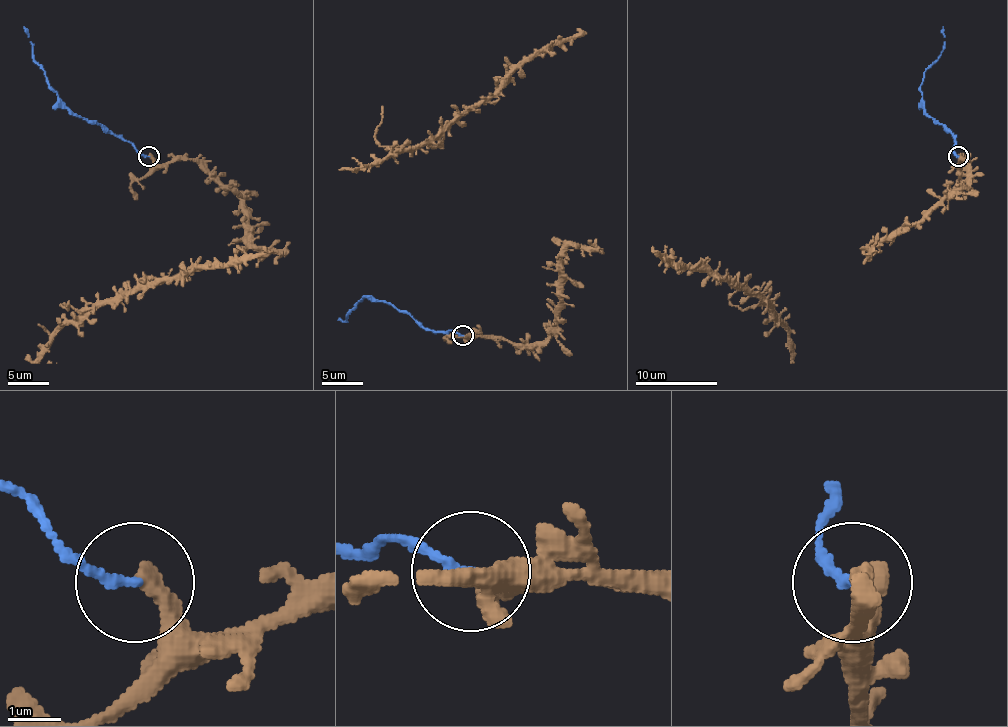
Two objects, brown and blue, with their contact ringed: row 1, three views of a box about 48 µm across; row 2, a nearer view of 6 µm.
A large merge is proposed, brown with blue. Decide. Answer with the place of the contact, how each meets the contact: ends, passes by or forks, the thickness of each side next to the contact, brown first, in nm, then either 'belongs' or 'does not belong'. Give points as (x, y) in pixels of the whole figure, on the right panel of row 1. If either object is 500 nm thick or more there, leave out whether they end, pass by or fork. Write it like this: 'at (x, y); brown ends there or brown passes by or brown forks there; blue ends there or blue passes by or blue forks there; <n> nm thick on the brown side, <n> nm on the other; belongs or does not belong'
at (958, 156); brown ends there; blue ends there; 380 nm thick on the brown side, 170 nm on the other; does not belong

